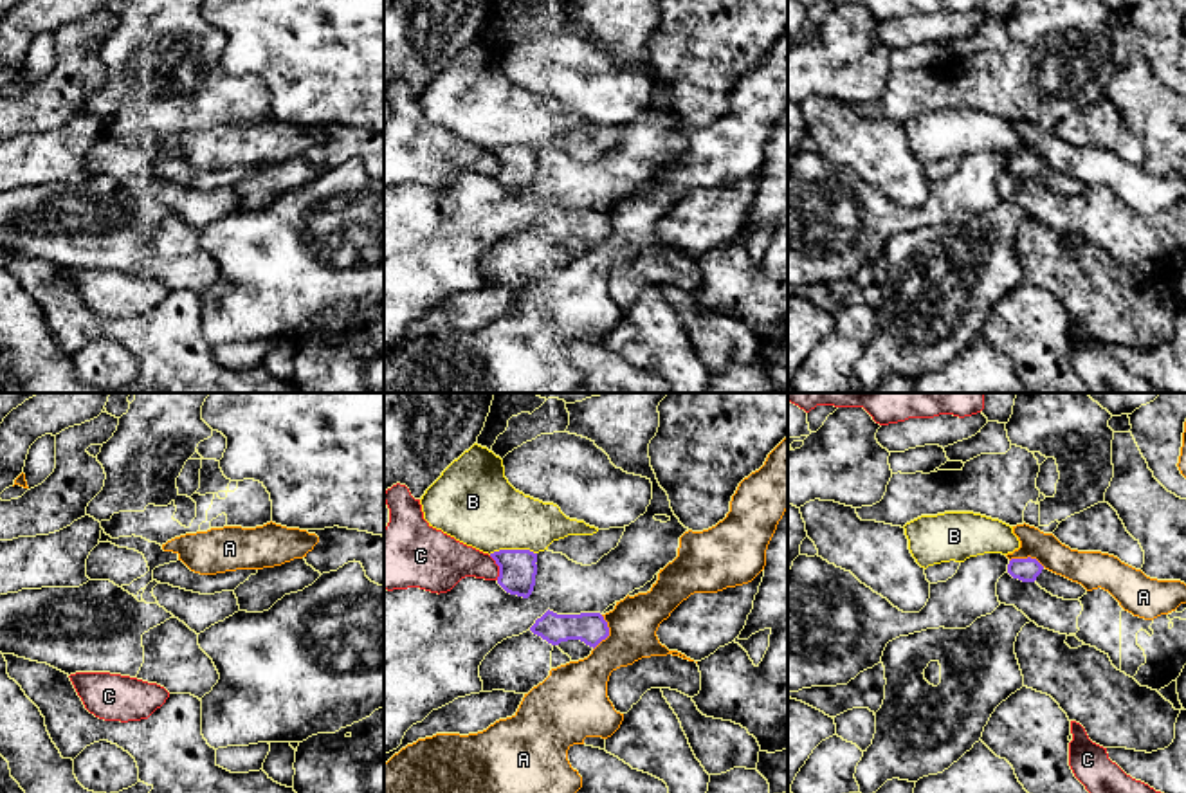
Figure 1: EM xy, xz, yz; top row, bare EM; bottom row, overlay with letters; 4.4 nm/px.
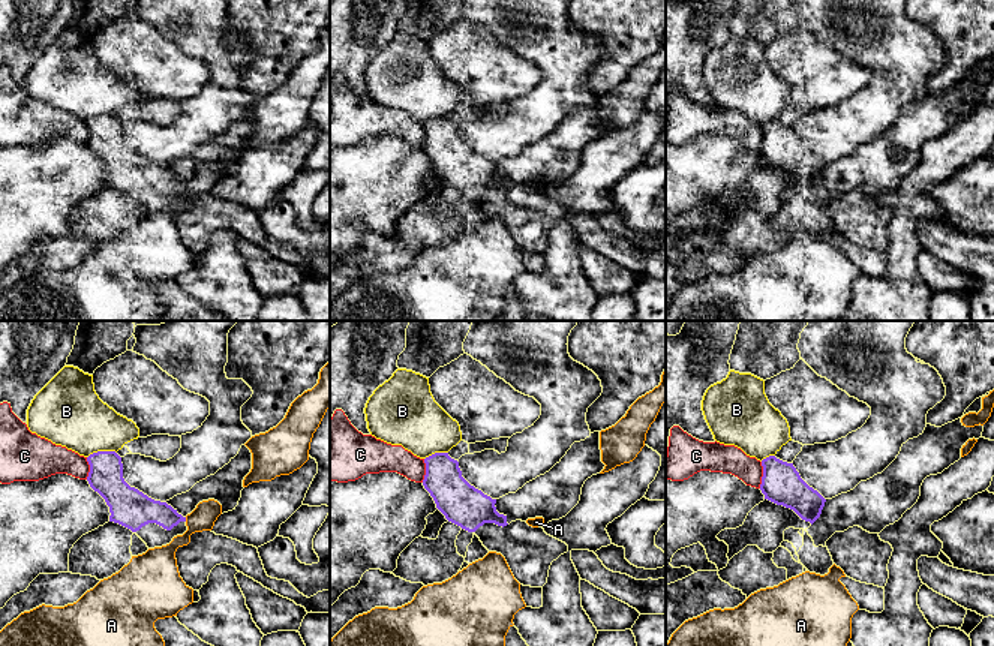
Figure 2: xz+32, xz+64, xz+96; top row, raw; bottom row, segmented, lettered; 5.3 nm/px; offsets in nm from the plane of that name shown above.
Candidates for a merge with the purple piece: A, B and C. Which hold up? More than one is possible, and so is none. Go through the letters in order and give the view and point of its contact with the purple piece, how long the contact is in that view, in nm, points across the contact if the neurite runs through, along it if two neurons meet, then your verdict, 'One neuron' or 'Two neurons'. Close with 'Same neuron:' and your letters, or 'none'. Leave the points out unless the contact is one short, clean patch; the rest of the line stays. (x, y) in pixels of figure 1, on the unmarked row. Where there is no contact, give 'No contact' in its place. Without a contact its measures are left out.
A: Touches purple at xz (608, 229). Shared border 170 nm. Two neurons
B: Touches purple at xz (512, 146). Shared border 220 nm. Two neurons
C: Touches purple at xz (500, 164). Shared border 120 nm. Two neurons
Same neuron: none

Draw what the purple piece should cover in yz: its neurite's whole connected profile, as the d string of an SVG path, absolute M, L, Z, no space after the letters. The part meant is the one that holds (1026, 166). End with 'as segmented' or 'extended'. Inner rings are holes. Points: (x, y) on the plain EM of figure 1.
M1031 153L1011 155L1008 160L1008 169L1022 178L1036 178L1053 193L1063 196L1078 196L1087 191L1087 186L1081 180L1045 166L1036 155Z; extended

